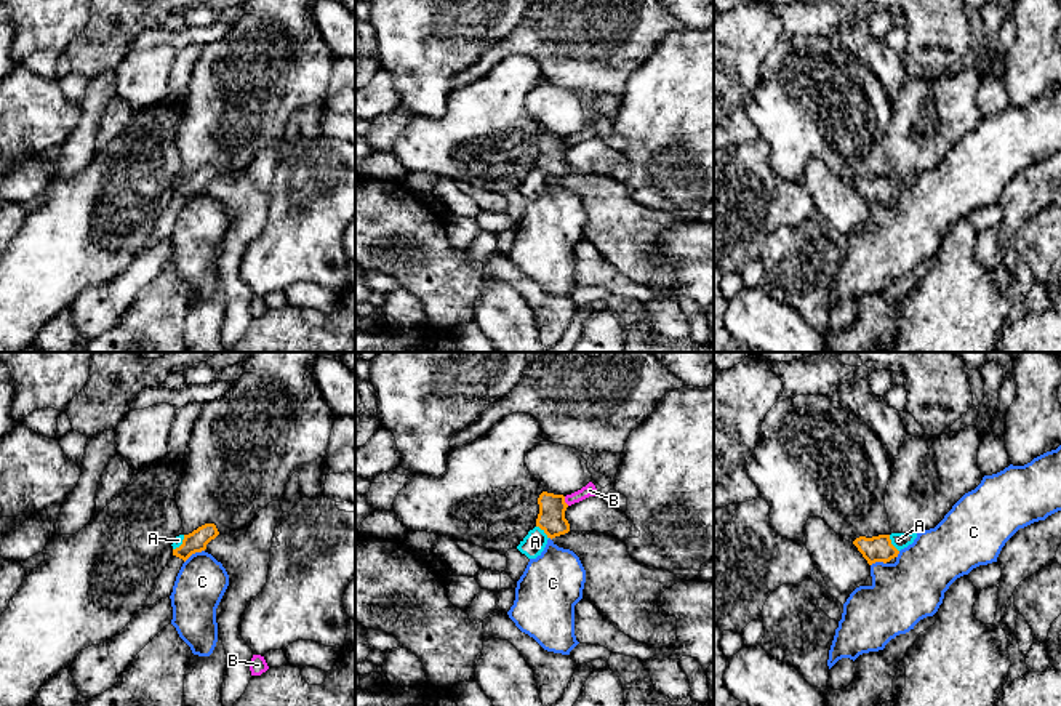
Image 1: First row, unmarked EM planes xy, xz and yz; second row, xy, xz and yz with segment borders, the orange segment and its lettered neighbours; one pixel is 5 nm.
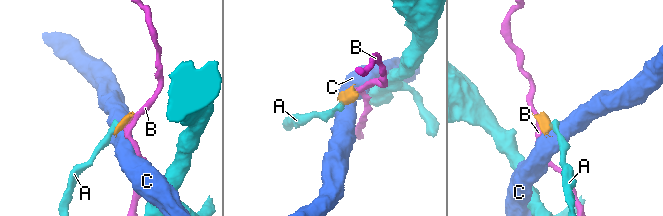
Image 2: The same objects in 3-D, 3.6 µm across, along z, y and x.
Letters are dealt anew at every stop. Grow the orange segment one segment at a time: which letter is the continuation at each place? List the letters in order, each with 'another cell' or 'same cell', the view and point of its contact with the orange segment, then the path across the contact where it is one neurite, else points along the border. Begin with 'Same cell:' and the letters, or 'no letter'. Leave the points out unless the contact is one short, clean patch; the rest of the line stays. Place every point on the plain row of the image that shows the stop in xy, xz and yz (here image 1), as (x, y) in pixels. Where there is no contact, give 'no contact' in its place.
Same cell: no letter
A: another cell; meets orange in yz at (890, 184); border along yz (888, 176), (898, 192)
B: another cell; meets orange in xz at (564, 143); border along xz (564, 138), (568, 146)
C: another cell; meets orange in xy at (194, 194); border along xy (204, 191), (184, 204)

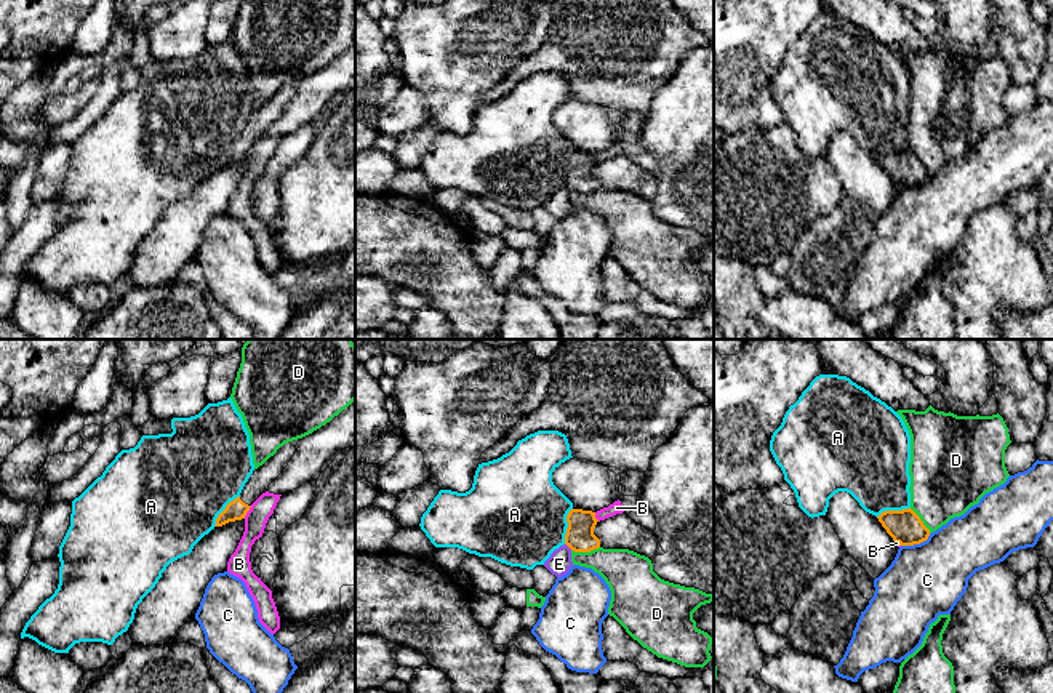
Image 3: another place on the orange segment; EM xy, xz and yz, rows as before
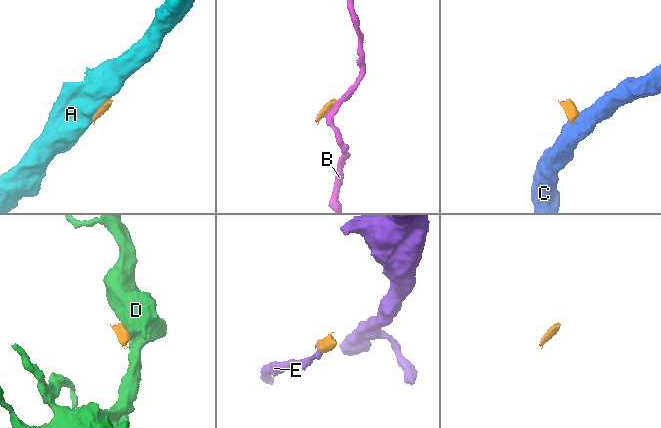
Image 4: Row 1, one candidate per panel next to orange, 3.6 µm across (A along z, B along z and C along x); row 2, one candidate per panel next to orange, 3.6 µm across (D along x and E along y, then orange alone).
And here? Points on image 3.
Same cell: no letter
A: another cell; meets orange in xz at (568, 167)
B: another cell; meets orange in xy at (247, 152); border along xy (252, 148), (244, 159)
C: another cell; meets orange in yz at (916, 184); border along yz (930, 175), (919, 184), (901, 188)
D: another cell; meets orange in xz at (584, 192); border along xz (599, 188), (589, 192), (572, 192)
E: another cell; meets orange in xz at (568, 188); border along xz (565, 184), (572, 191)

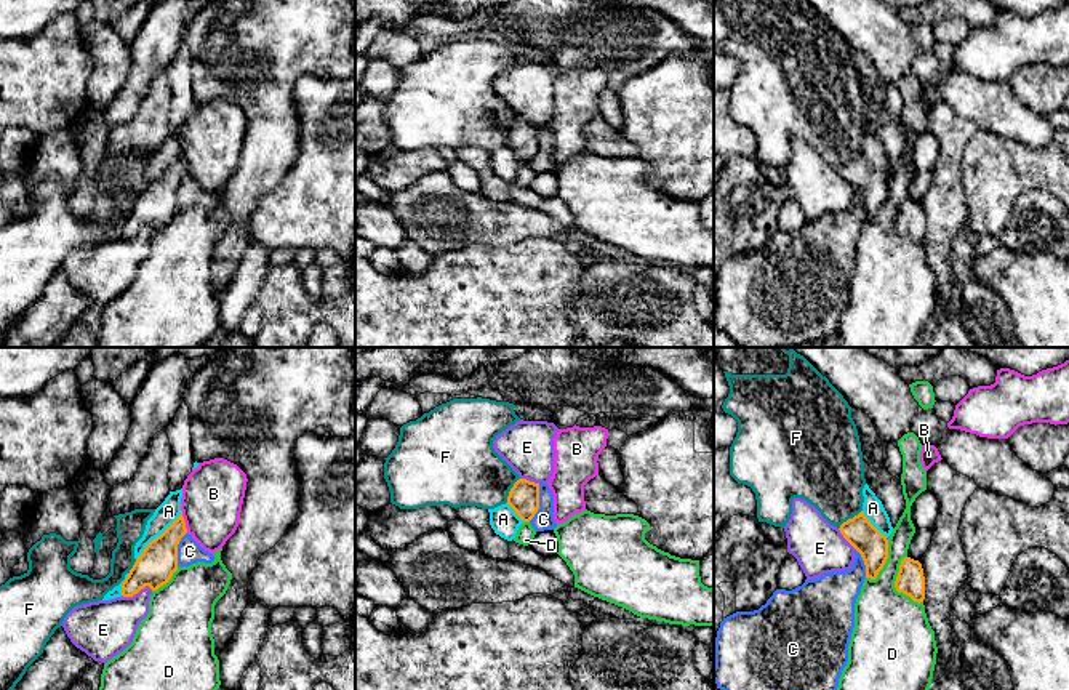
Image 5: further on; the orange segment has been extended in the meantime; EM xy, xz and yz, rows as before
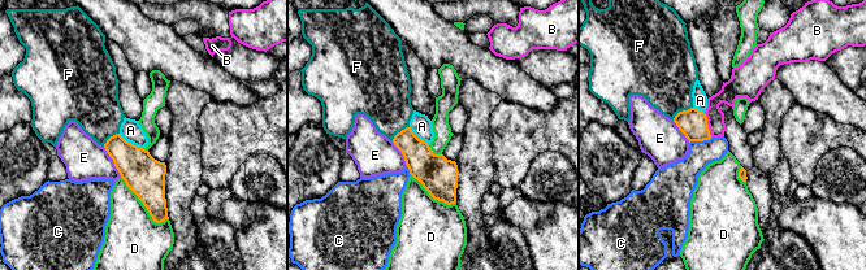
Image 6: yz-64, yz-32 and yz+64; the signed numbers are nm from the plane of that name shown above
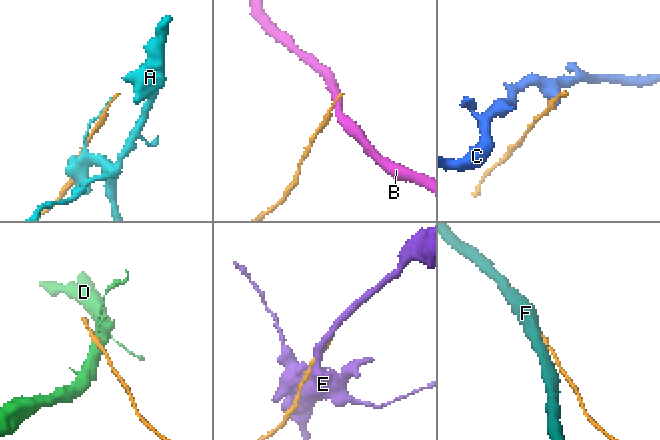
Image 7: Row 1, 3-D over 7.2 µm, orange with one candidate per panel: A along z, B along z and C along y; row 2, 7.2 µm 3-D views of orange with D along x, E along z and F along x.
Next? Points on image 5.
Same cell: no letter
A: another cell; meets orange in xy at (157, 178)
B: another cell; meets orange in xy at (183, 162); border along xy (181, 151), (188, 173)
C: another cell; meets orange in xz at (538, 144); border along xz (540, 125), (540, 149), (528, 162)
D: another cell; meets orange in yz at (895, 228)
E: another cell; meets orange in xy at (136, 234)
F: another cell; meets orange in yz at (848, 160)

